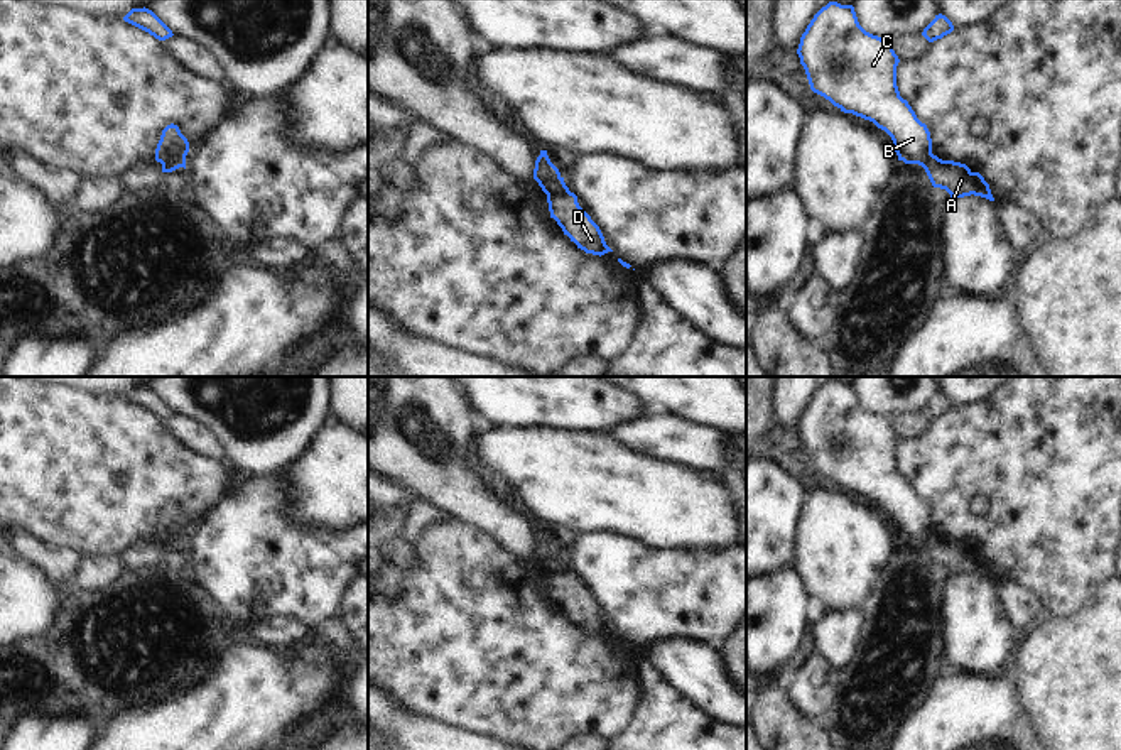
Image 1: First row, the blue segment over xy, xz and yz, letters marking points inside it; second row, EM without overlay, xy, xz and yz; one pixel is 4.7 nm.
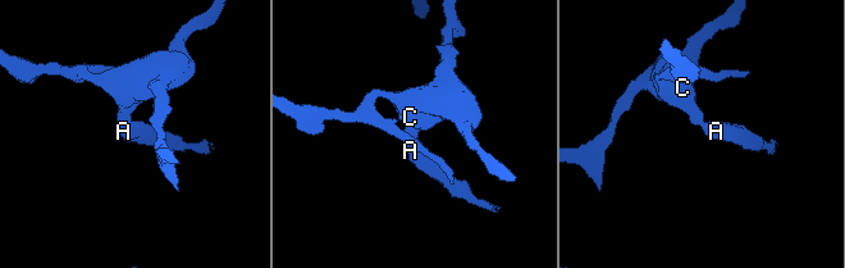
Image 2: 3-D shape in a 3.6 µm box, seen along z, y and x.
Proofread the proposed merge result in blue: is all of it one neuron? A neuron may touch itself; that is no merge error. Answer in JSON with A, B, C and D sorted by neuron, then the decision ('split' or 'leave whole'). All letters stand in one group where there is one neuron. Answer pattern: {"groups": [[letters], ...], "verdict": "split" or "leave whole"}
{"groups": [["A", "D"], ["B", "C"]], "verdict": "split"}

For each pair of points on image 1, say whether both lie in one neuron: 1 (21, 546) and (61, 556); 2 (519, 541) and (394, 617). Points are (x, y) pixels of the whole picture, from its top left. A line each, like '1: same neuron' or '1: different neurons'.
1: same neuron
2: different neurons

